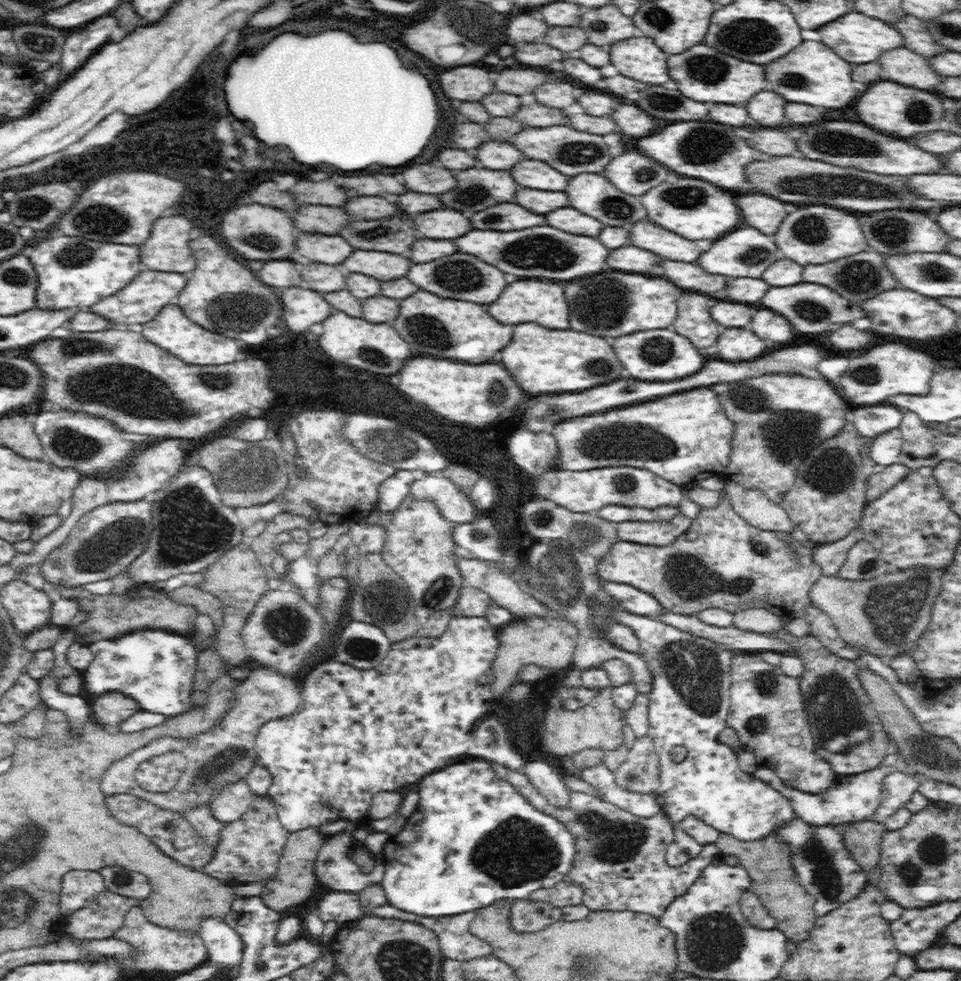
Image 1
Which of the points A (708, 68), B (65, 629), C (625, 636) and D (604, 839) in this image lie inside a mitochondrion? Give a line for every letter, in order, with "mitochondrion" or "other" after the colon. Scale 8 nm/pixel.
A: mitochondrion
B: other
C: other
D: mitochondrion

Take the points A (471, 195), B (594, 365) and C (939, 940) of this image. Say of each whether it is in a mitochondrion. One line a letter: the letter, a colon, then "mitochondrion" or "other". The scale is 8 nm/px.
A: mitochondrion
B: mitochondrion
C: other

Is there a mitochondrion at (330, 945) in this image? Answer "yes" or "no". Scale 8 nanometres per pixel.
no

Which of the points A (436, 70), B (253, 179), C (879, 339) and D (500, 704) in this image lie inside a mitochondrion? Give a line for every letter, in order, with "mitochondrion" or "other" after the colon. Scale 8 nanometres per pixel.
A: other
B: other
C: other
D: other

